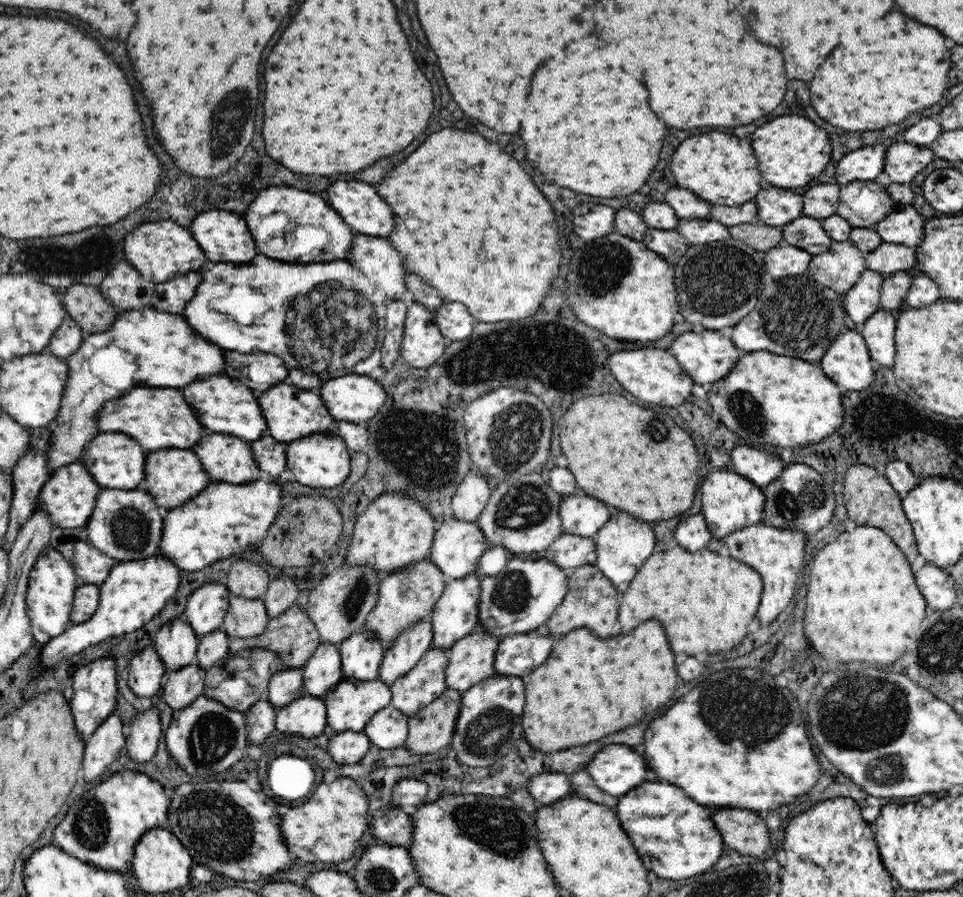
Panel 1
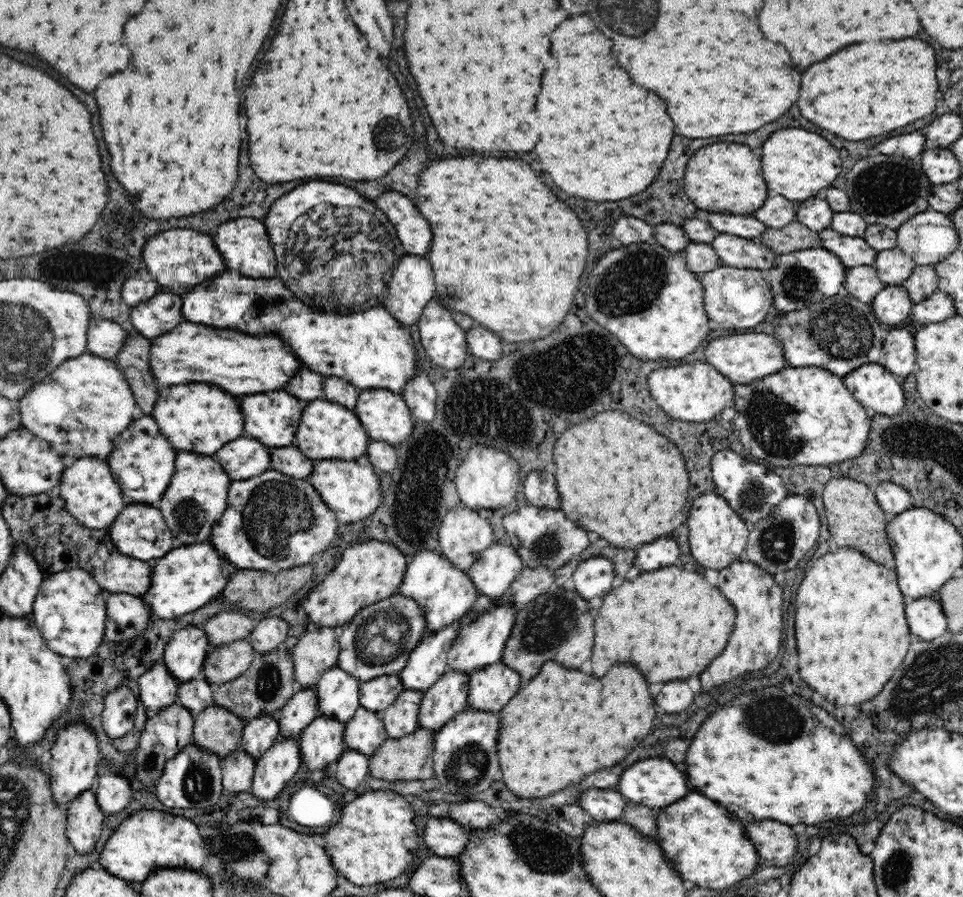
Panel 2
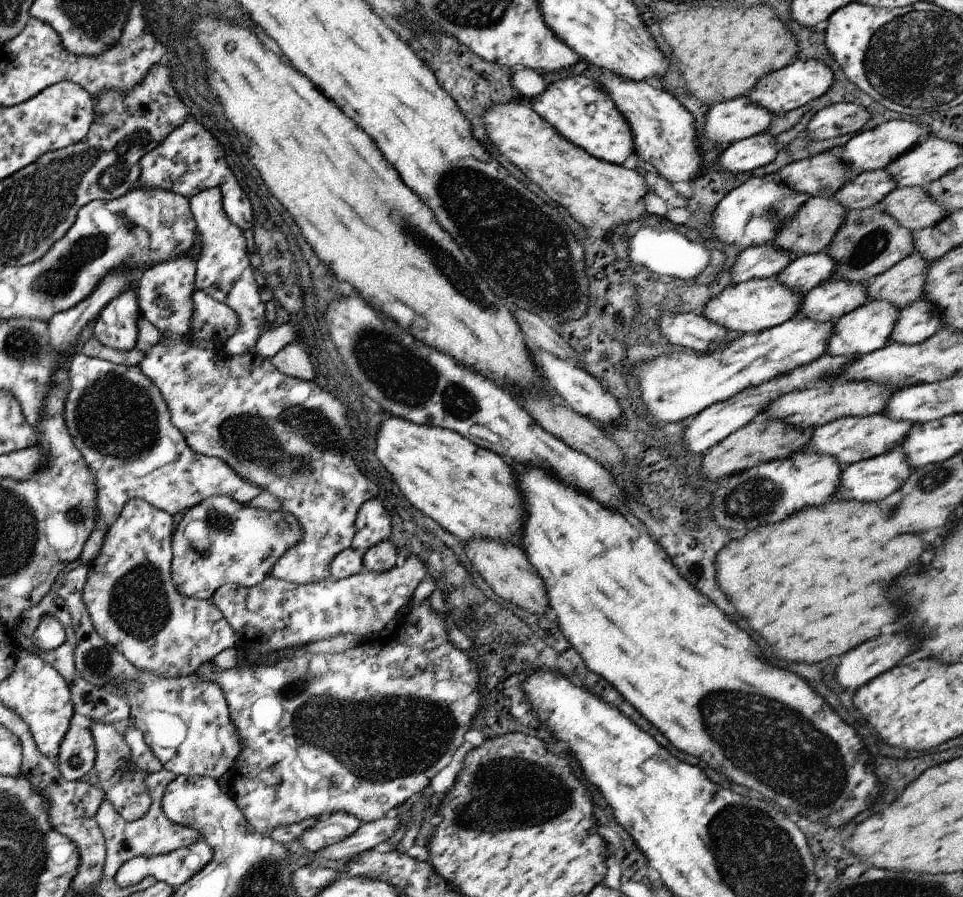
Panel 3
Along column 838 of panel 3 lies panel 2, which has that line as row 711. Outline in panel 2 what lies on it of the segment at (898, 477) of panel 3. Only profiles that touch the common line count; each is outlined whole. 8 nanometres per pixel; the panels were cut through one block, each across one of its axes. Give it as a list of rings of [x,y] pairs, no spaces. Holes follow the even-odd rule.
[[[502,661],[474,671],[469,676],[467,708],[499,714],[518,692],[518,684],[520,675]]]

